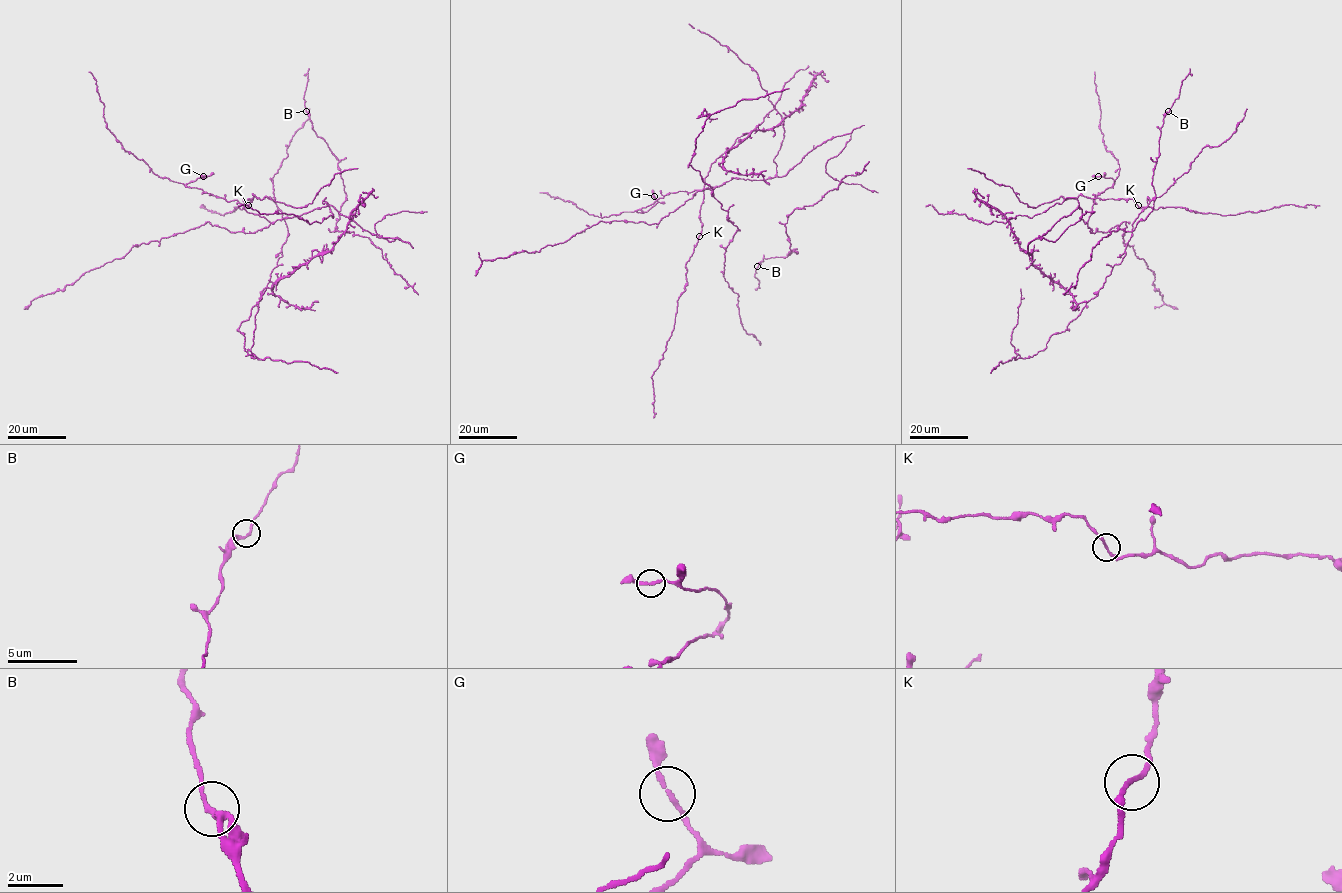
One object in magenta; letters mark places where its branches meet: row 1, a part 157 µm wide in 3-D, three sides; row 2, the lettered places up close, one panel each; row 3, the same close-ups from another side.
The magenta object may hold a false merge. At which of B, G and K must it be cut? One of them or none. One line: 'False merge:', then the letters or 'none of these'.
False merge: none of these

